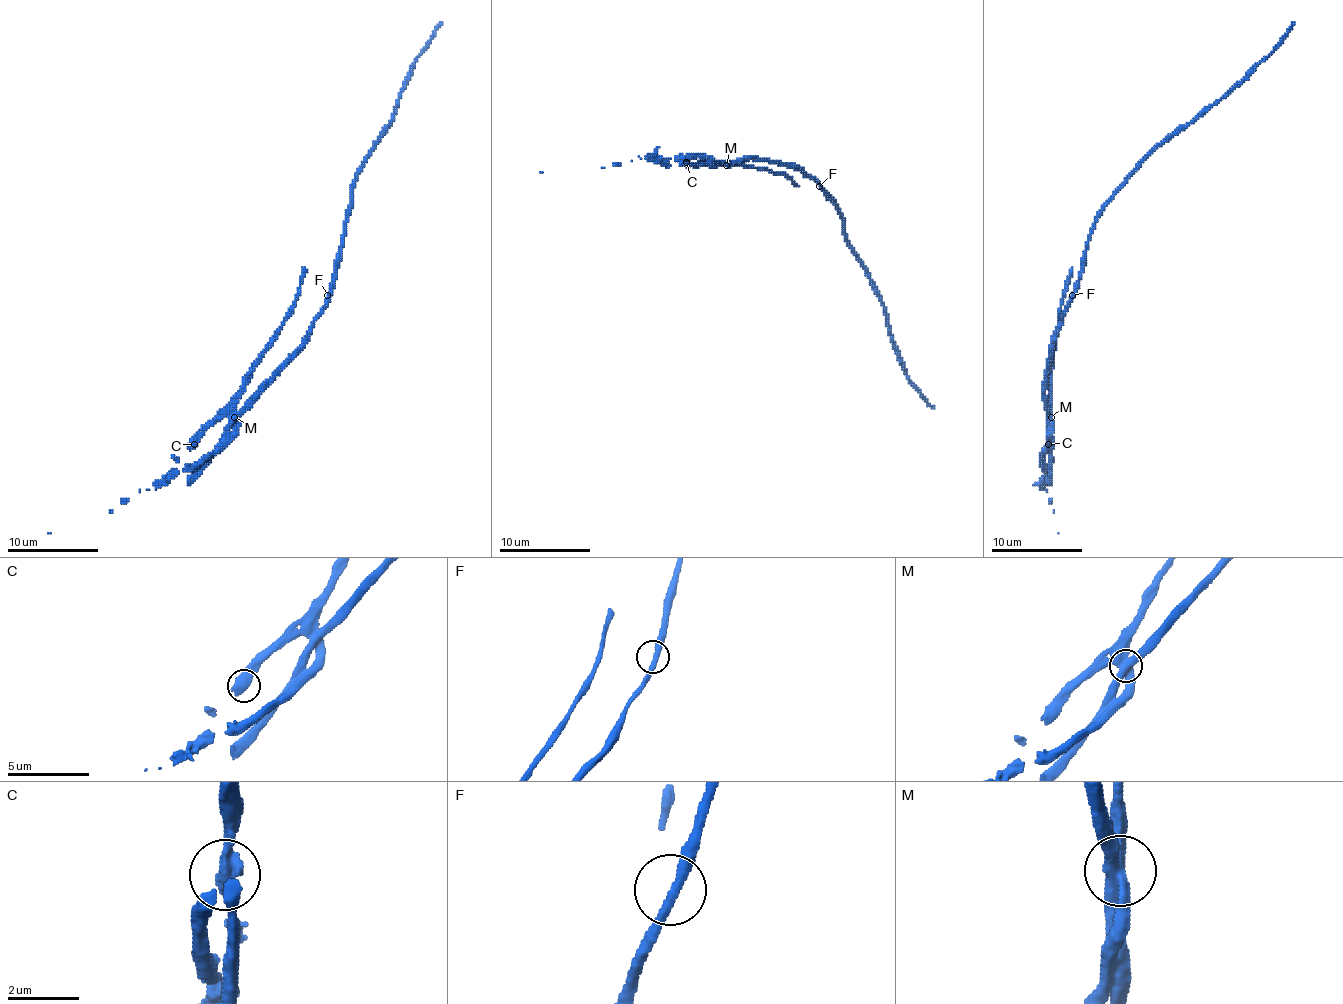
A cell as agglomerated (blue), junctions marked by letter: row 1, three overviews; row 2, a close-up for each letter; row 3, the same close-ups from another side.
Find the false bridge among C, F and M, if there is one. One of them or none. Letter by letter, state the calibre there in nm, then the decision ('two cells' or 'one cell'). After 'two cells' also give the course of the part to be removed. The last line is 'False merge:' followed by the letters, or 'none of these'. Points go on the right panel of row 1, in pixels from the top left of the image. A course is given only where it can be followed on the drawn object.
C: 700 nm | one cell
F: 300 nm | one cell
M: 480 nm | two cells | (1051, 416), (1051, 430), (1042, 462), (1042, 489), (1047, 489), (1058, 533)
False merge: M

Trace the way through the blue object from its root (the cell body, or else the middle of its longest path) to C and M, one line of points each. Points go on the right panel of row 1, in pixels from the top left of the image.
C: (1074, 297), (1058, 322), (1047, 375), (1044, 405), (1049, 412), (1049, 444)
M: (1074, 297), (1058, 322), (1047, 375), (1044, 405), (1051, 416)

